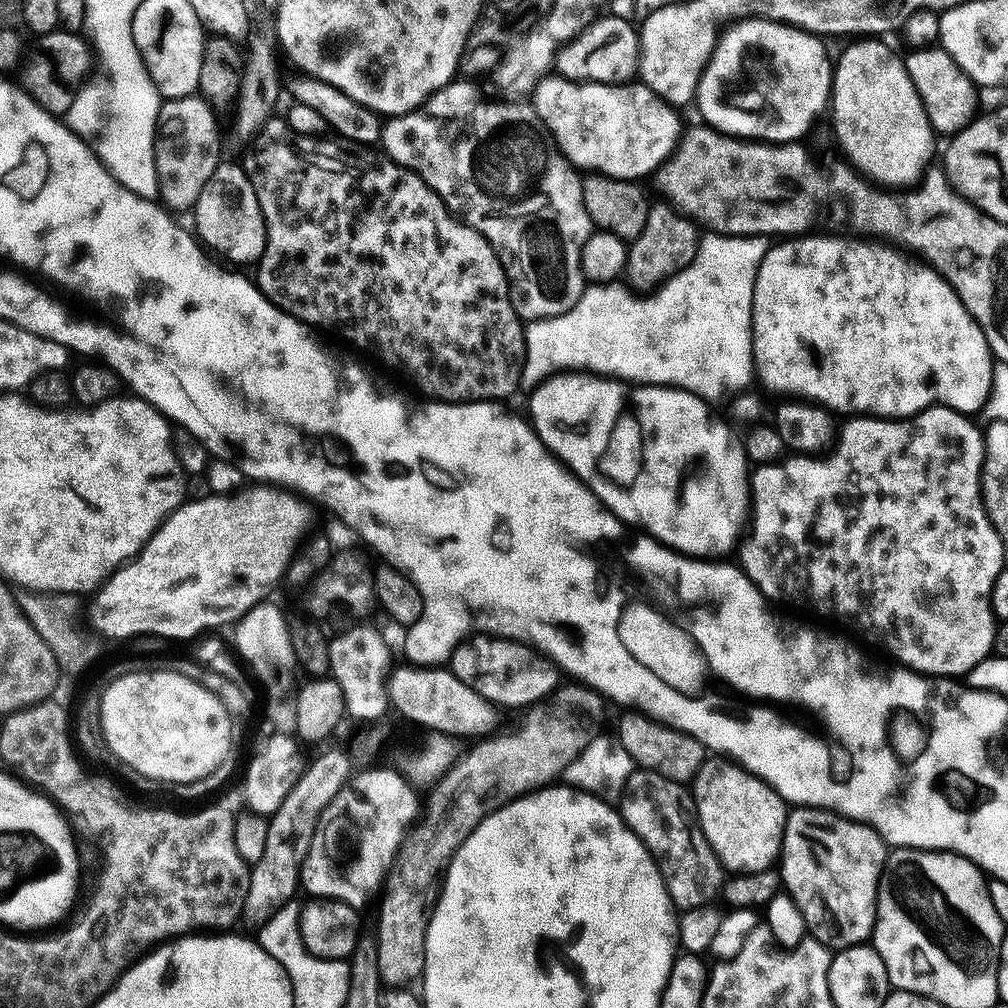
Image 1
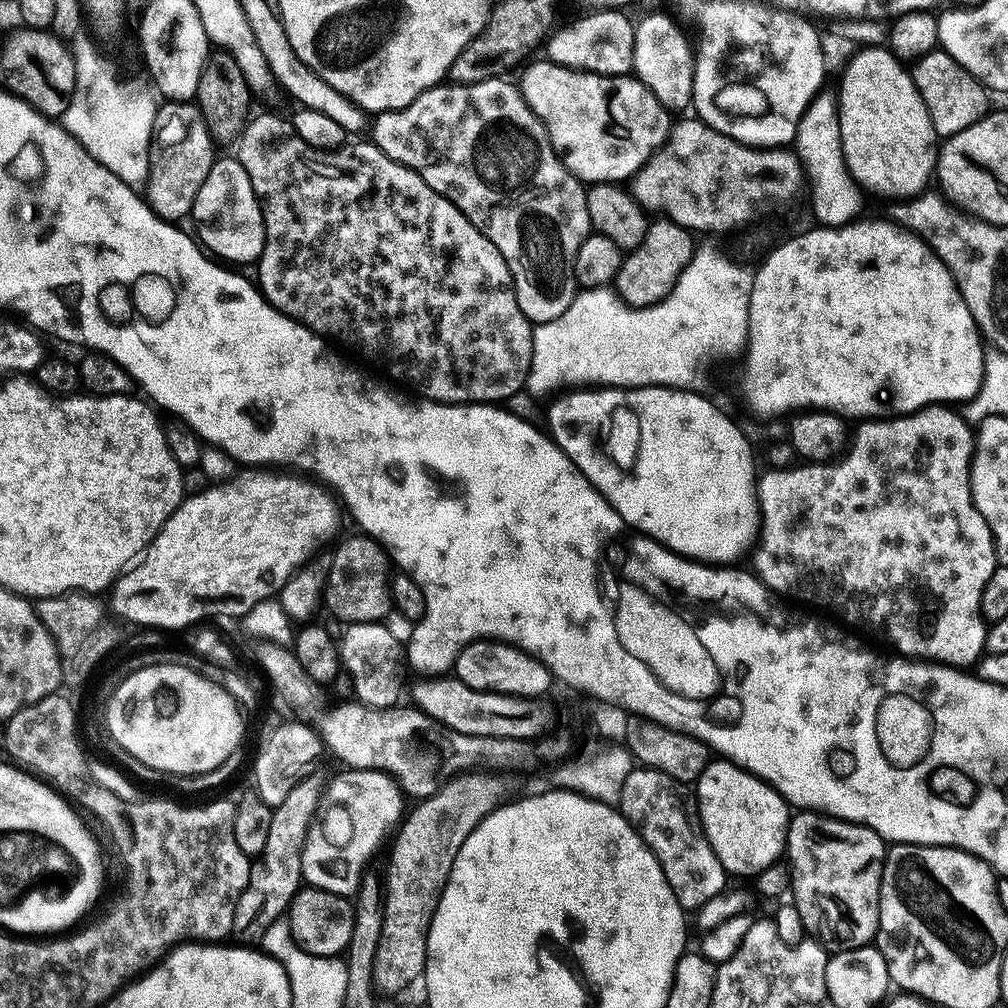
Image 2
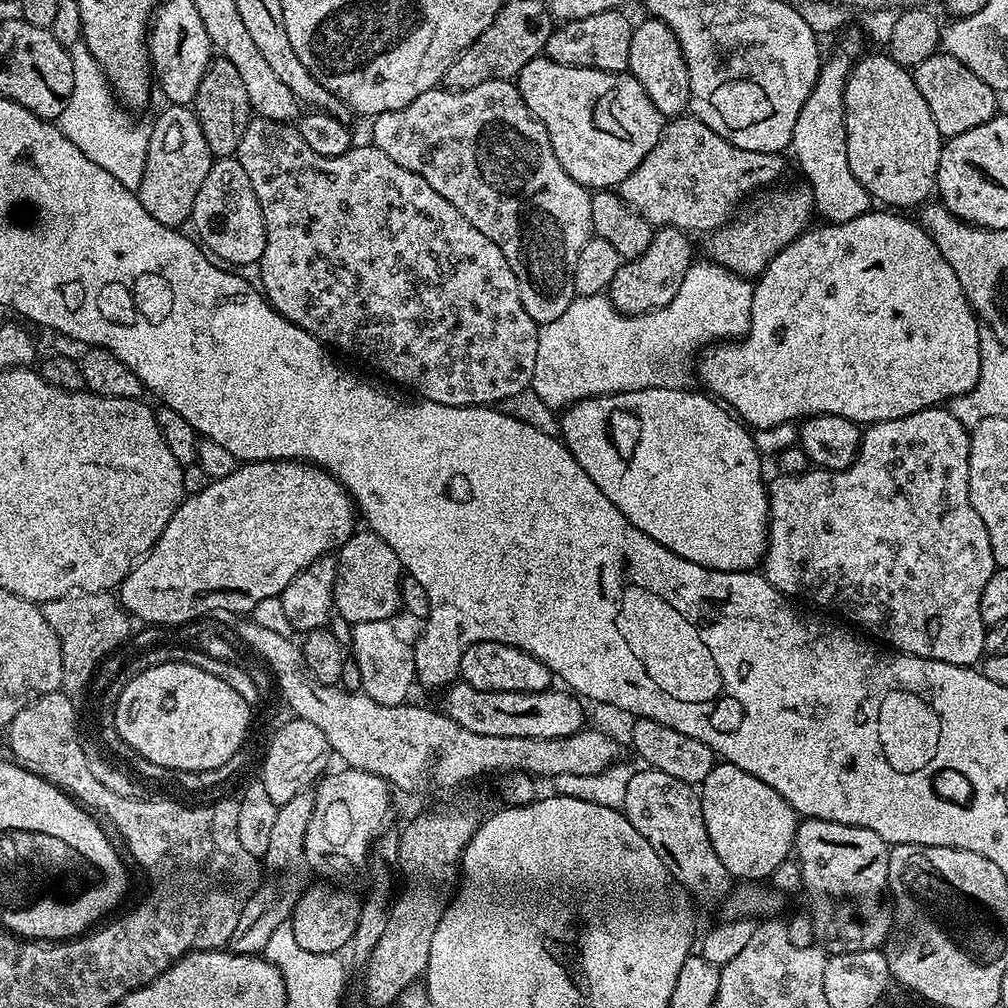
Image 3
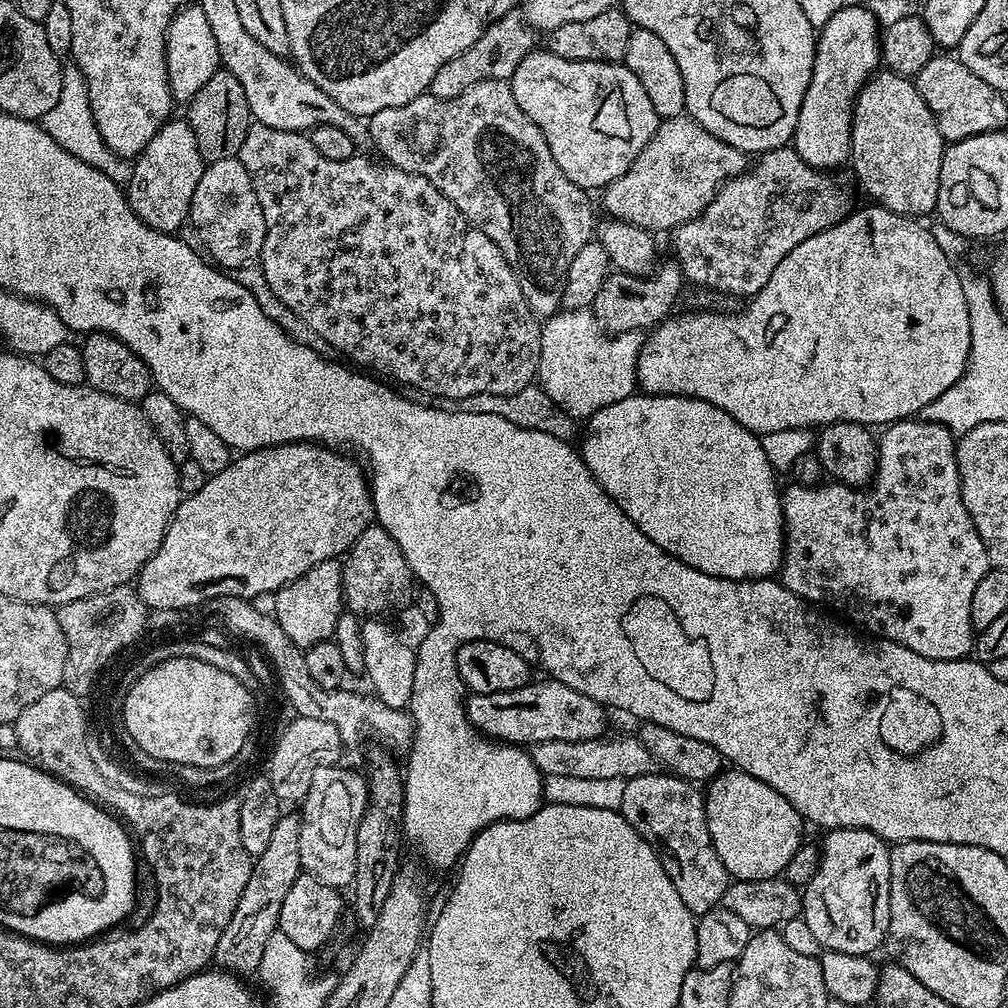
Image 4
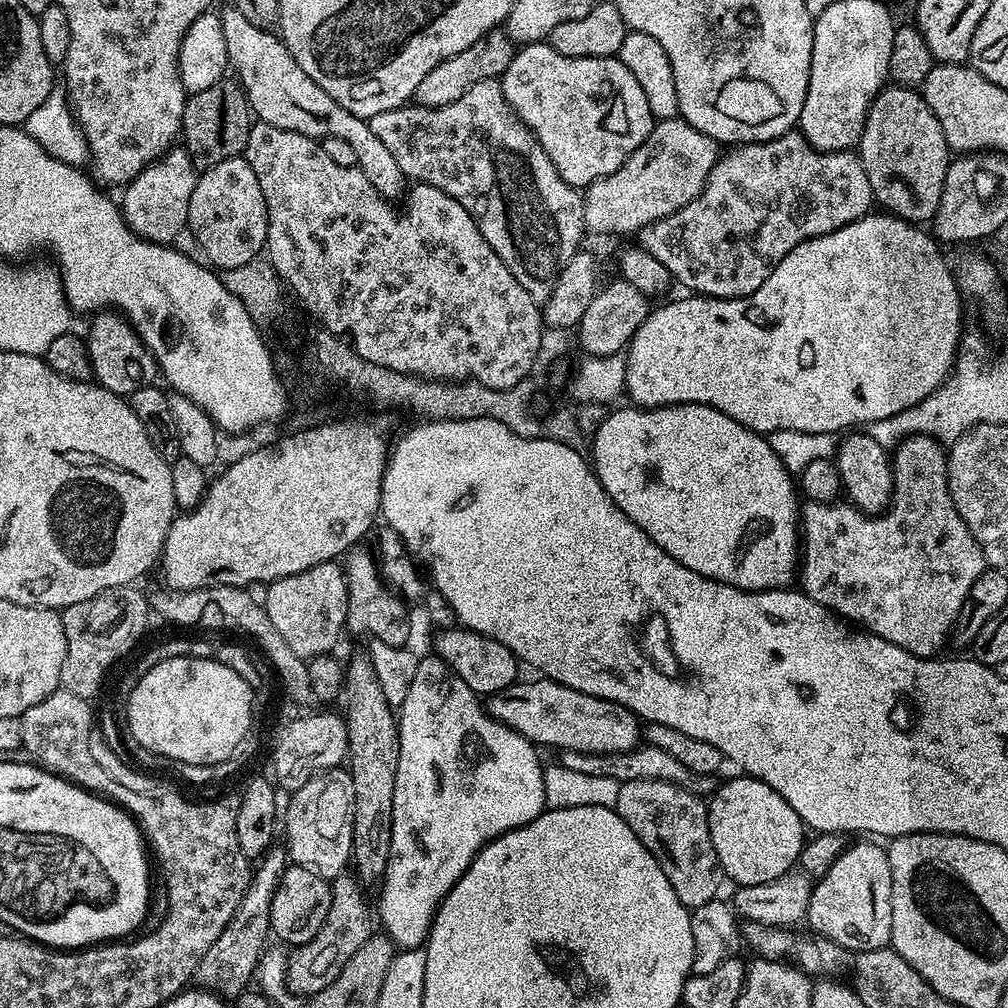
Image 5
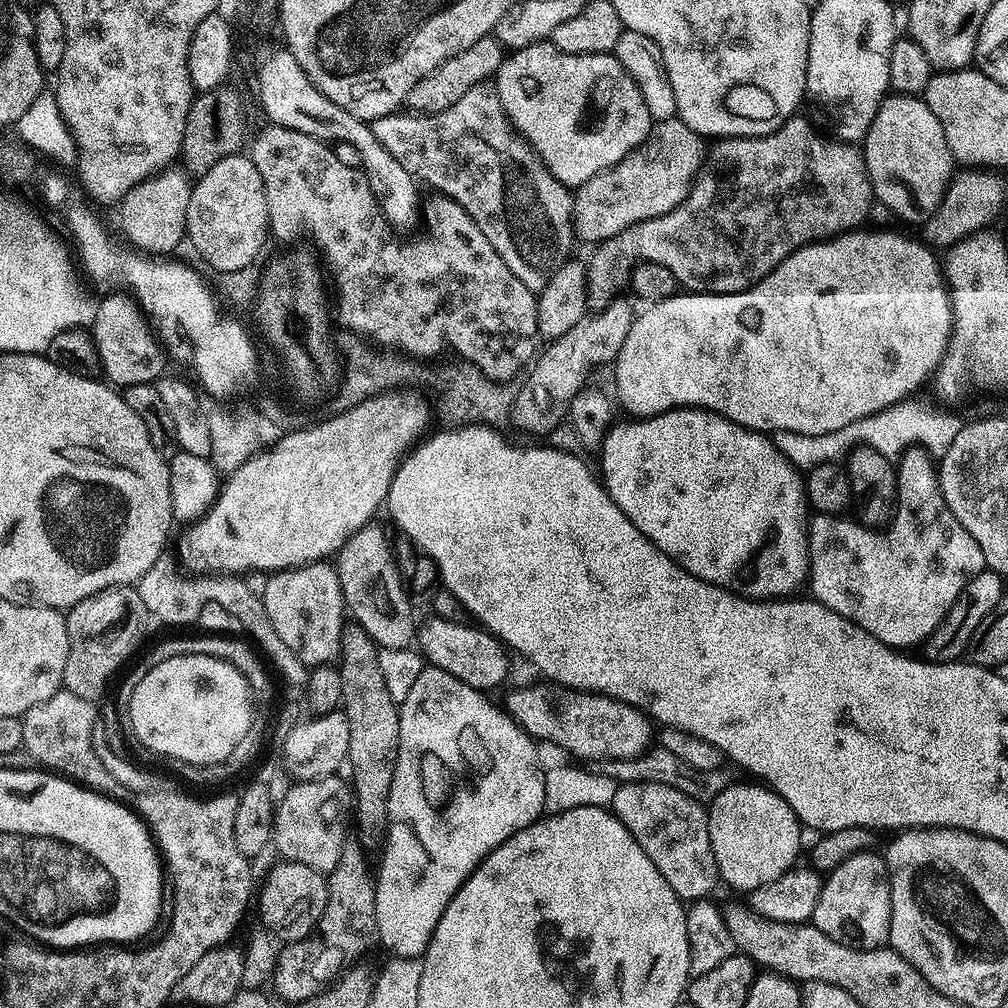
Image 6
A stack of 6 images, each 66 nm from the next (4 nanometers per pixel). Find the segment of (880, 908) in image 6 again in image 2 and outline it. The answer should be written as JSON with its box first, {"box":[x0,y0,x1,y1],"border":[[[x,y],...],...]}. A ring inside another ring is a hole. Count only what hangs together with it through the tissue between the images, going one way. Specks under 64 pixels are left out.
{"box":[786,810,886,953],"border":[[[800,810],[788,821],[788,842],[786,845],[786,863],[790,869],[790,897],[796,903],[796,912],[800,915],[800,924],[807,935],[823,946],[829,953],[845,952],[855,948],[869,947],[875,941],[876,933],[880,930],[880,879],[884,873],[884,857],[886,841],[865,824],[853,824],[851,820],[837,820],[834,816],[825,816],[822,812]]]}

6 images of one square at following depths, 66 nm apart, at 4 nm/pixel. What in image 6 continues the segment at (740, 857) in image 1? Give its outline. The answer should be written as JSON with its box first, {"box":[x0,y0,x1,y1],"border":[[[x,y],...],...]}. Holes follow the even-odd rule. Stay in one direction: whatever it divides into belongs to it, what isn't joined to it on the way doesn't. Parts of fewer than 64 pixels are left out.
{"box":[707,782,802,894],"border":[[[733,782],[728,785],[722,794],[718,794],[707,805],[708,829],[710,830],[710,842],[714,850],[714,858],[718,862],[720,879],[726,885],[737,888],[743,894],[751,894],[758,886],[766,886],[797,863],[796,855],[802,852],[800,847],[801,823],[797,820],[794,810],[784,801],[777,792],[760,782],[752,784],[739,784]]]}

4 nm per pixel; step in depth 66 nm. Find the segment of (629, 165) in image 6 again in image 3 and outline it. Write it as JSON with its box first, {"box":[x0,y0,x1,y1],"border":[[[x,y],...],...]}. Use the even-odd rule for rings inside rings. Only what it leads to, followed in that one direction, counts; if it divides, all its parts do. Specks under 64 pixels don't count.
{"box":[618,114,784,234],"border":[[[681,114],[665,123],[664,132],[650,154],[646,154],[646,158],[642,158],[642,162],[618,185],[618,191],[638,215],[654,226],[683,228],[689,234],[708,234],[728,223],[744,199],[745,203],[753,194],[775,185],[779,181],[776,179],[784,172],[784,158],[774,152],[755,152],[734,146],[695,116]]]}

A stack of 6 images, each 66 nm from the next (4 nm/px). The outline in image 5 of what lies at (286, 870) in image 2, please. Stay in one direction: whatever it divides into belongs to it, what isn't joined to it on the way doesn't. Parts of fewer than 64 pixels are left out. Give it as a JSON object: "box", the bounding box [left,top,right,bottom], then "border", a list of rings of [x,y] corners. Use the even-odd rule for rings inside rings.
{"box":[195,846,290,998],"border":[[[276,846],[263,853],[260,862],[260,865],[255,865],[252,879],[234,918],[230,918],[226,930],[222,930],[218,942],[214,942],[214,946],[210,946],[210,950],[206,950],[206,954],[202,954],[202,962],[198,962],[196,967],[195,983],[200,983],[197,985],[201,989],[221,998],[229,998],[228,996],[236,998],[251,985],[248,984],[251,980],[253,983],[258,972],[260,957],[266,951],[264,939],[269,939],[270,936],[268,915],[270,914],[272,893],[280,883],[280,875],[283,874],[285,868],[289,867],[290,860],[285,849]]]}

